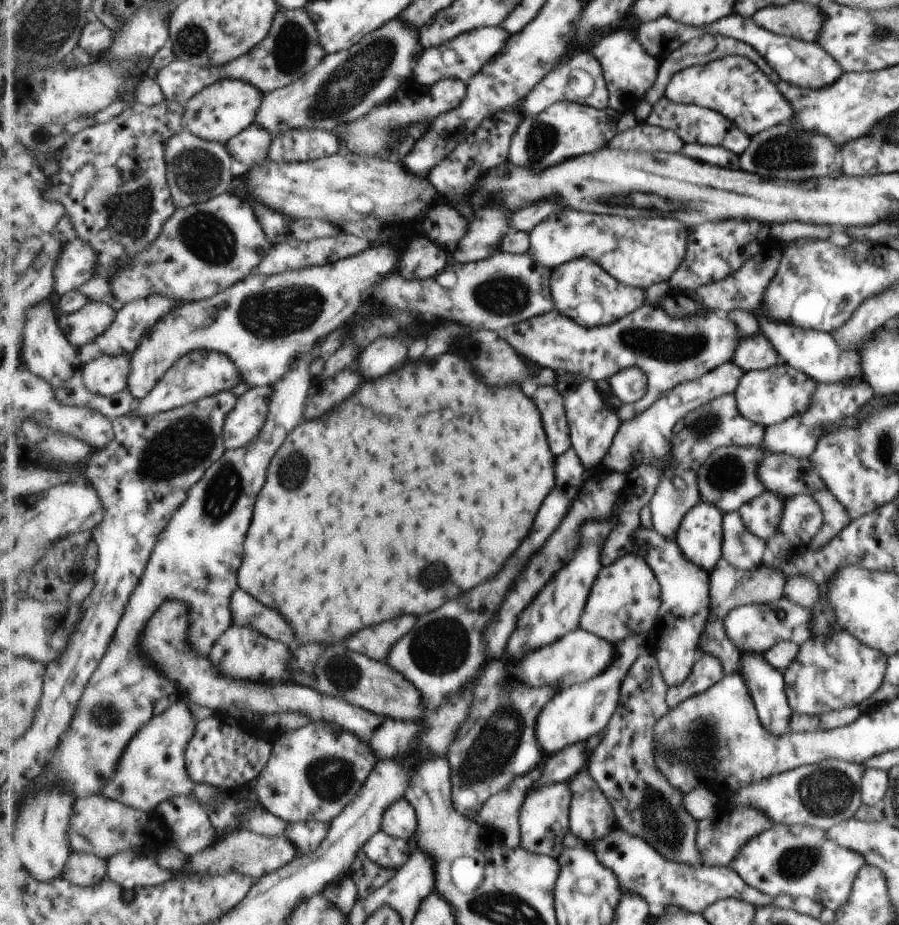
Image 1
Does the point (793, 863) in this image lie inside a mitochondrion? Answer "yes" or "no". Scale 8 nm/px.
yes

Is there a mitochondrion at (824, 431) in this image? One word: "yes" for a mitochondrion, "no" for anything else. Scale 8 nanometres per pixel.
no

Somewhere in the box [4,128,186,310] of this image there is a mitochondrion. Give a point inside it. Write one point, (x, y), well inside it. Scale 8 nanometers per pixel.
(129, 215)

